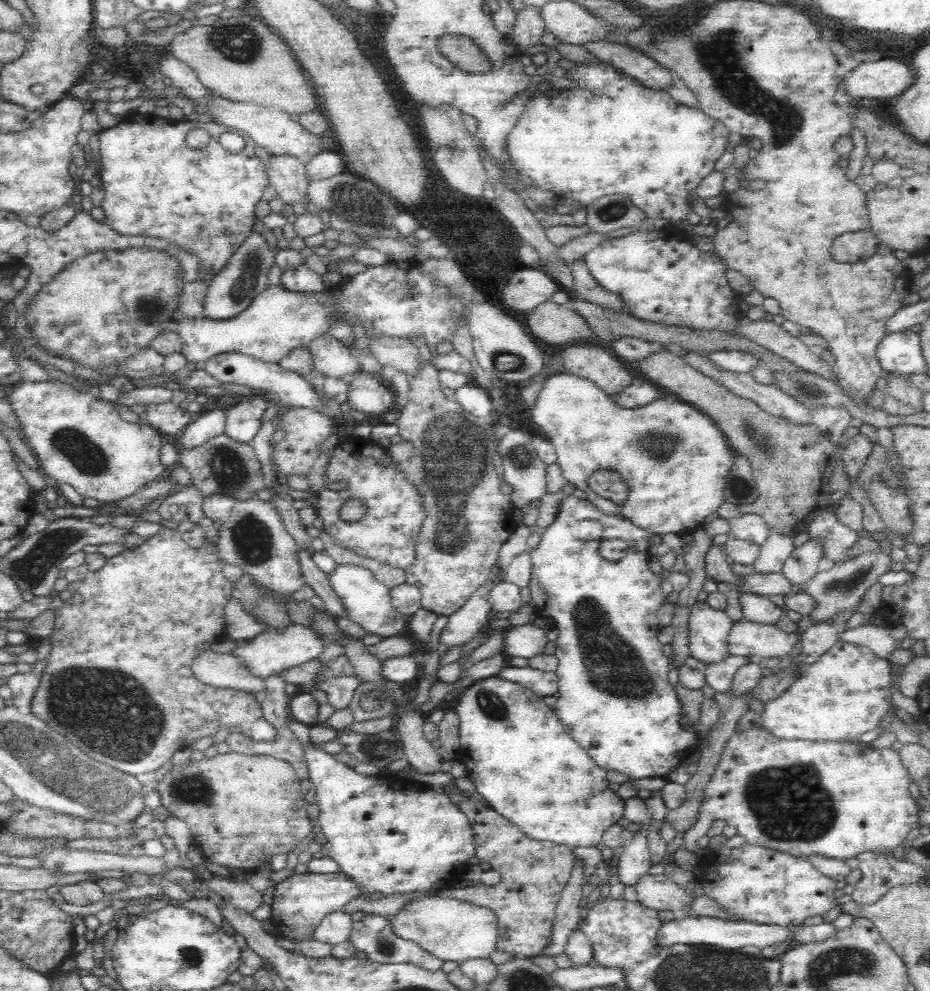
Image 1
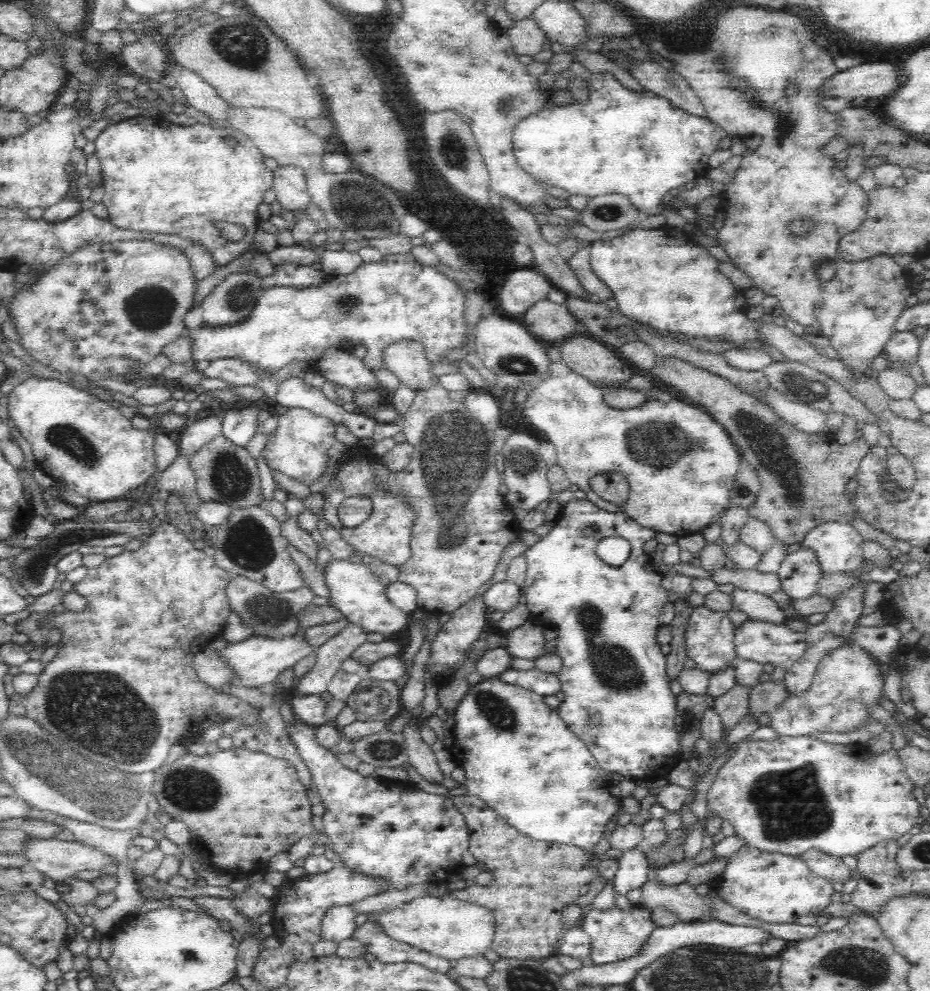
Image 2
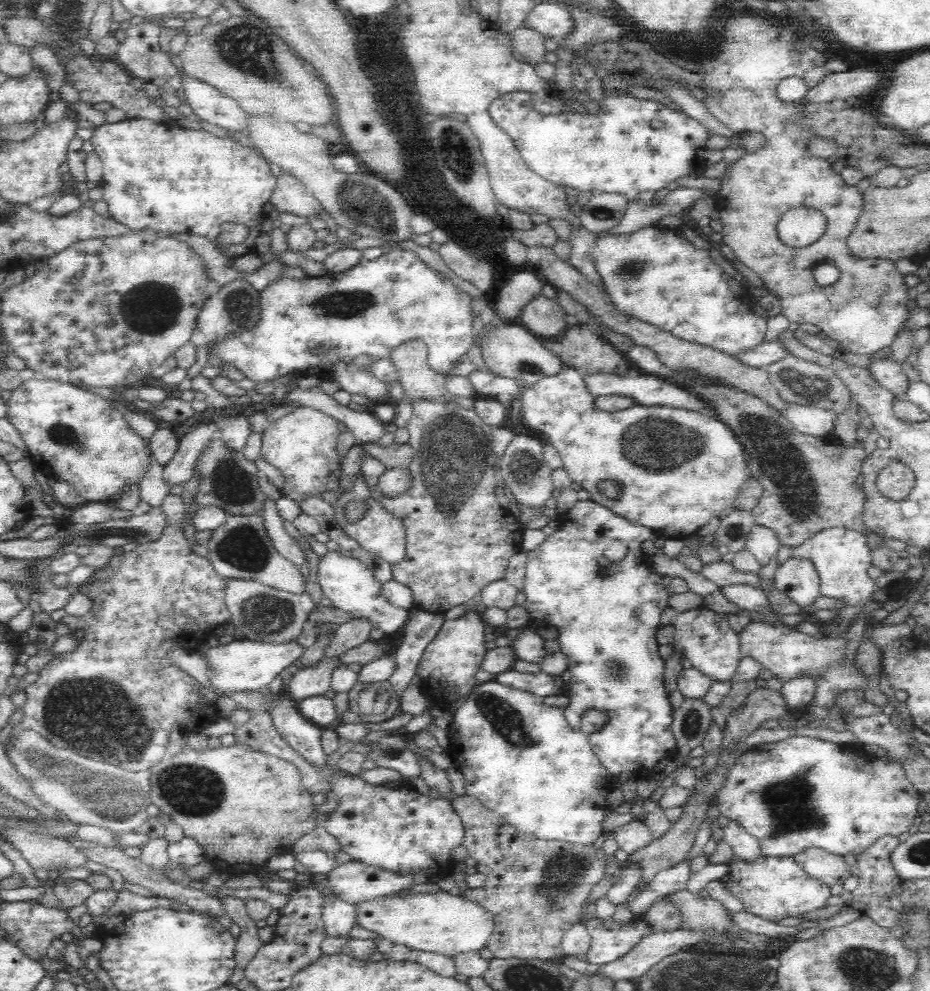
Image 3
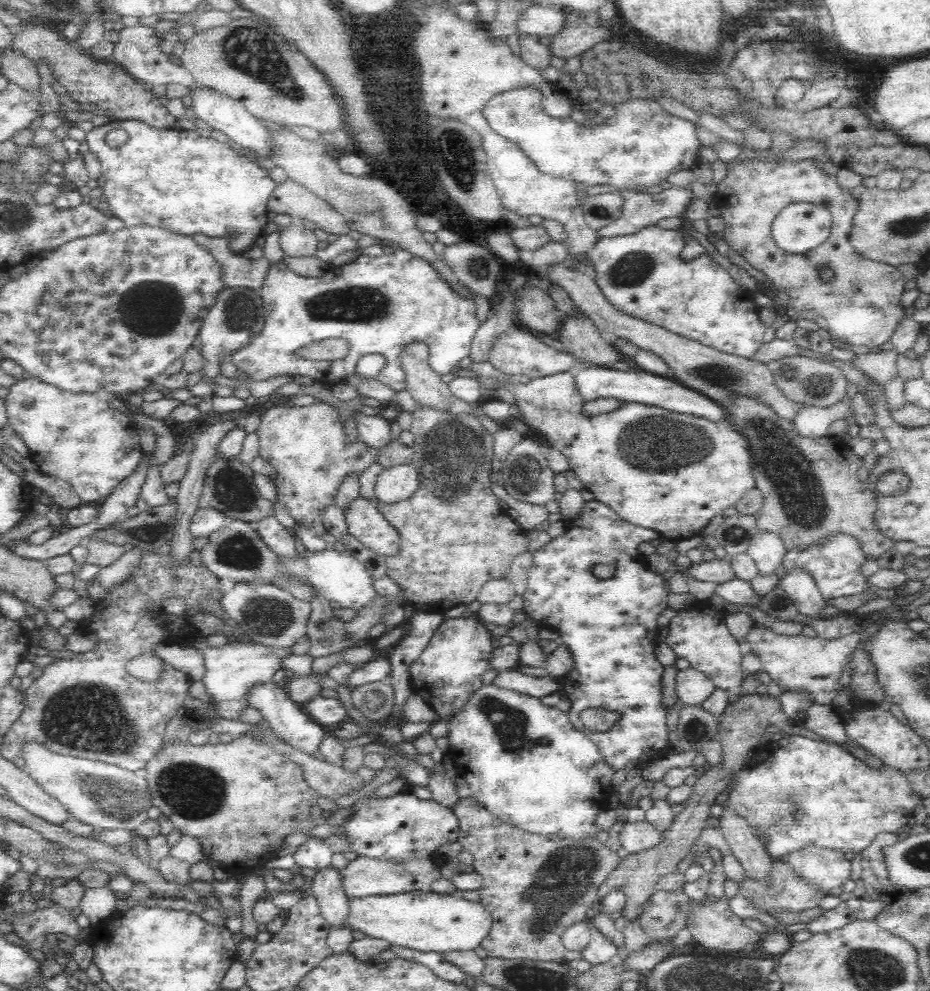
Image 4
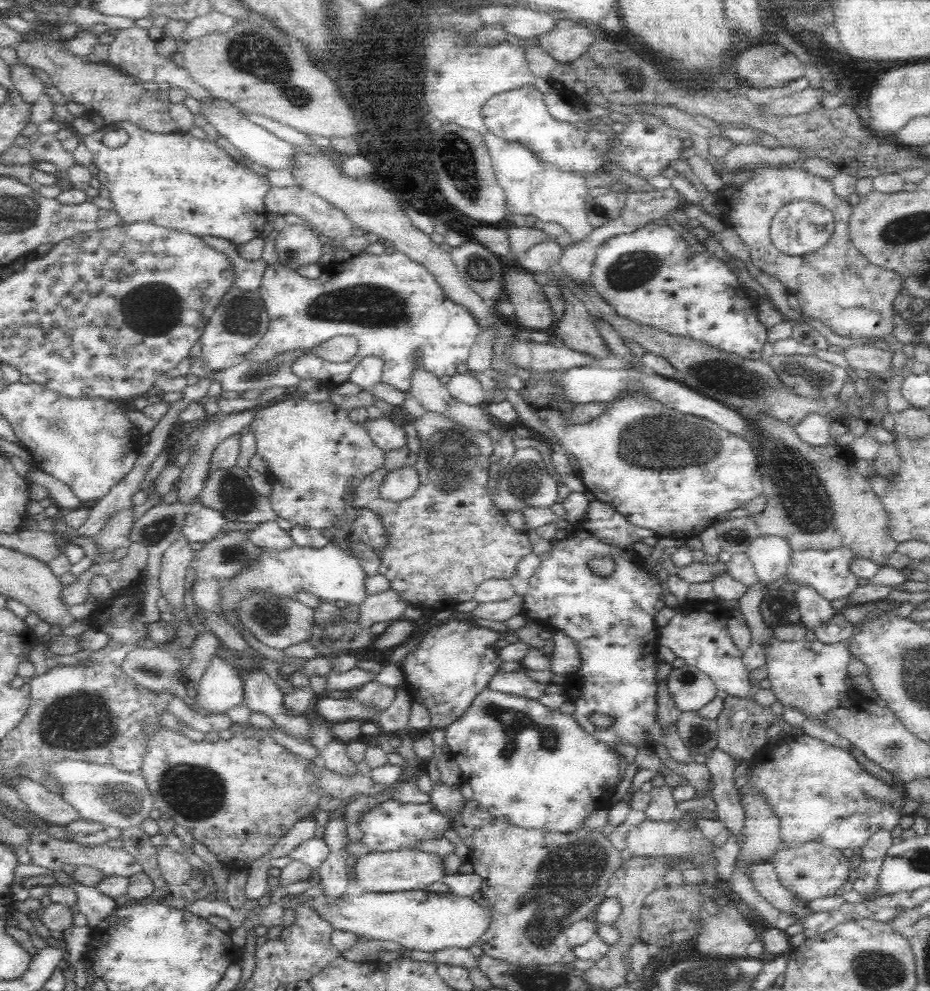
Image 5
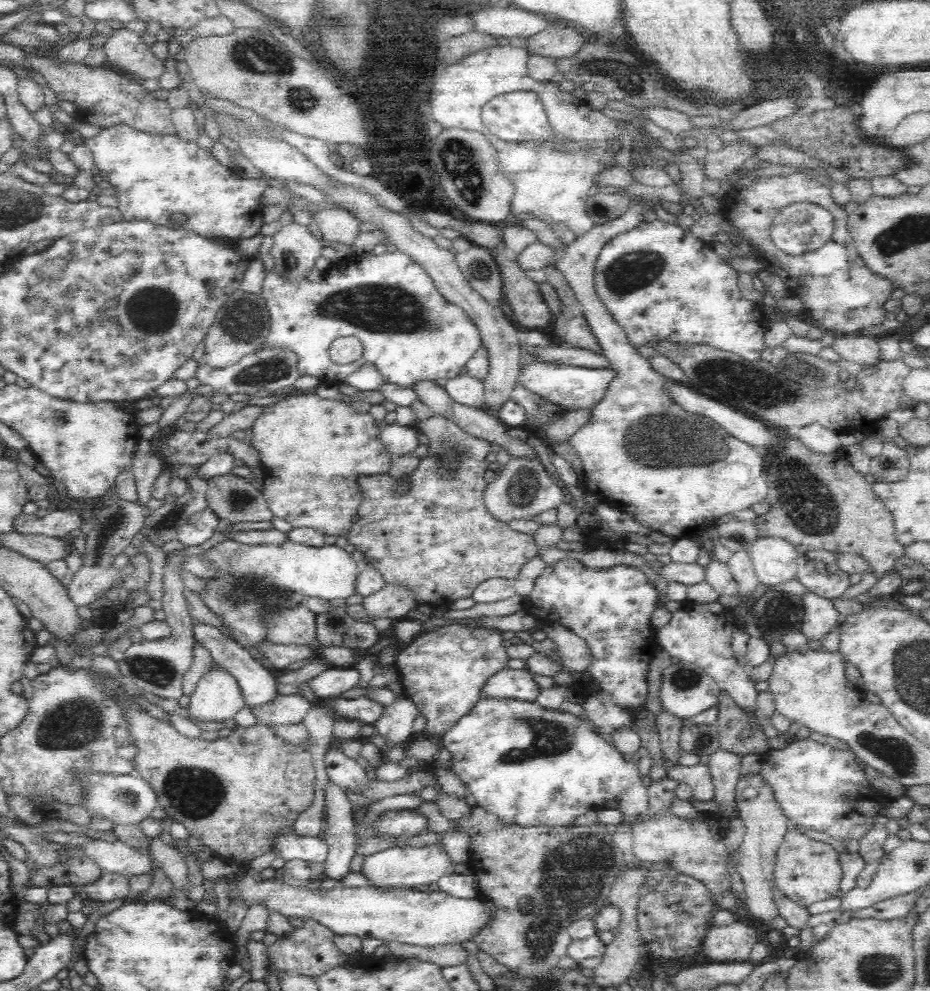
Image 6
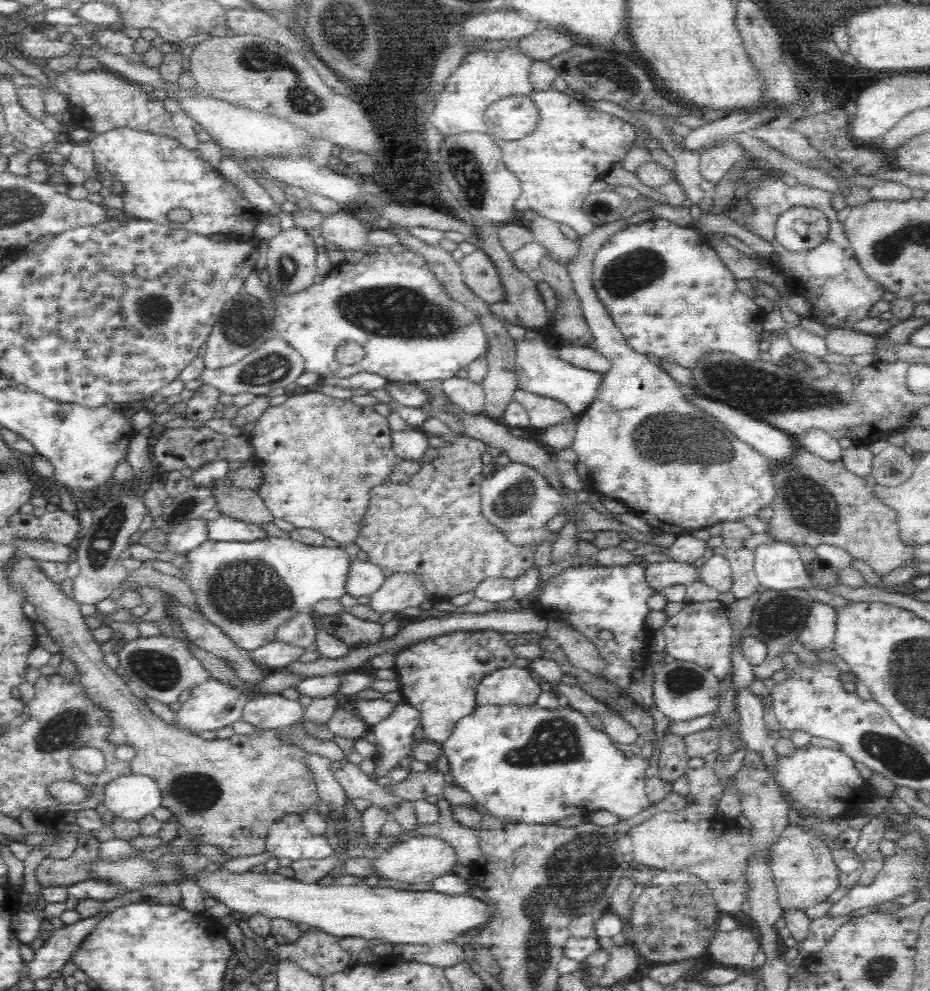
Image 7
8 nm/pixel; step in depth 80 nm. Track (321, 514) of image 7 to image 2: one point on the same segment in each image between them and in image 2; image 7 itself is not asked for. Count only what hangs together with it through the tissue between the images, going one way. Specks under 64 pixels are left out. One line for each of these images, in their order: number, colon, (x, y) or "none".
2: (298, 448)
3: (301, 445)
4: (306, 446)
5: (315, 454)
6: (314, 452)

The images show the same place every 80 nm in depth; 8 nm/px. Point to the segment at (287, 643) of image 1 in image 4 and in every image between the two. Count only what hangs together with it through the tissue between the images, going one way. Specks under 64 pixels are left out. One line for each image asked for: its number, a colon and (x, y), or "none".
2: (258, 660)
3: (245, 664)
4: (232, 669)

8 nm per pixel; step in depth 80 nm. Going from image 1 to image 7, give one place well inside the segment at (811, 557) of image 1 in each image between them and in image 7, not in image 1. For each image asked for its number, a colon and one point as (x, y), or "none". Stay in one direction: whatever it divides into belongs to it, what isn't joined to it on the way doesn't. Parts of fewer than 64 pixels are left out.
2: (800, 571)
3: (797, 577)
4: (798, 583)
5: (814, 609)
6: (819, 616)
7: (818, 632)

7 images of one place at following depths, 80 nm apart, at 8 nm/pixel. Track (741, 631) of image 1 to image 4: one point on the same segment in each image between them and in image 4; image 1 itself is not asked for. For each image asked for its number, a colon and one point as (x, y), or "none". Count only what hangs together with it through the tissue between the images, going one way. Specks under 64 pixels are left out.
2: (761, 642)
3: (785, 652)
4: (814, 664)

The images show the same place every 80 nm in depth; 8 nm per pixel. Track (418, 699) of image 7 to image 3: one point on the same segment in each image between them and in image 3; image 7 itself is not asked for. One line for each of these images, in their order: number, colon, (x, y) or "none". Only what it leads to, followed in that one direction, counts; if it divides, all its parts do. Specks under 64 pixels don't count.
3: (450, 661)
4: (448, 671)
5: (455, 661)
6: (443, 671)

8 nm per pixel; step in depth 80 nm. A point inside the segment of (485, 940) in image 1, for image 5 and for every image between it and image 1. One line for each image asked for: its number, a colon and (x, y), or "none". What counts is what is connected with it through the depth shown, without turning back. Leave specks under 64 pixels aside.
2: (444, 926)
3: (440, 923)
4: (426, 922)
5: (426, 922)

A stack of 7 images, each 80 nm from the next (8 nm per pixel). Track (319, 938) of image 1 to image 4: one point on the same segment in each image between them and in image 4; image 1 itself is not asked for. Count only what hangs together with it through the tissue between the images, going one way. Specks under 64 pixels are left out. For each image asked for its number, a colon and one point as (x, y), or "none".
2: (338, 924)
3: (339, 917)
4: (327, 888)

